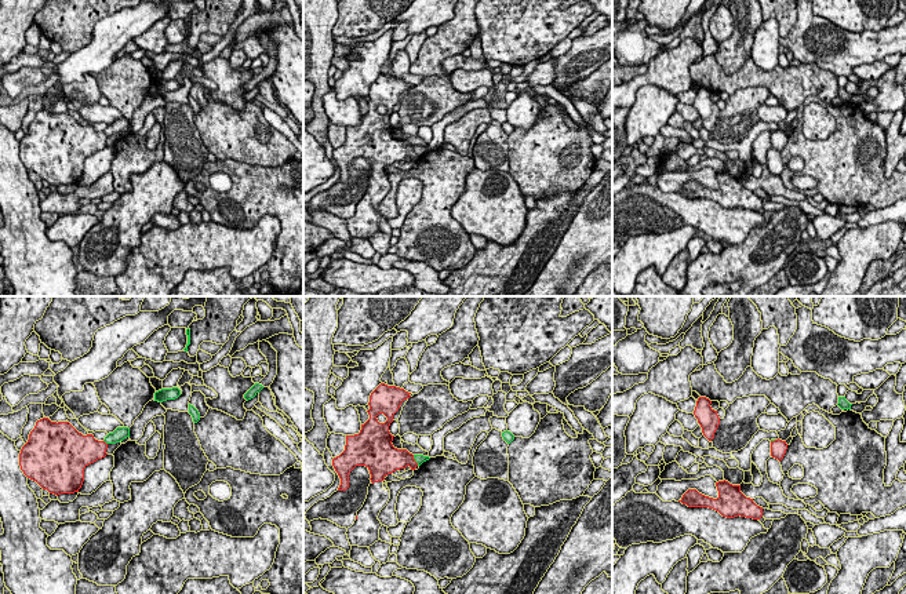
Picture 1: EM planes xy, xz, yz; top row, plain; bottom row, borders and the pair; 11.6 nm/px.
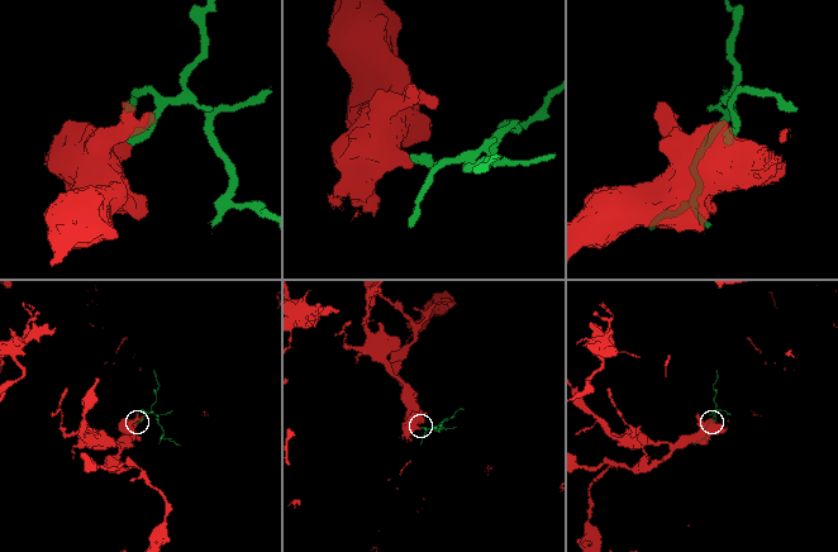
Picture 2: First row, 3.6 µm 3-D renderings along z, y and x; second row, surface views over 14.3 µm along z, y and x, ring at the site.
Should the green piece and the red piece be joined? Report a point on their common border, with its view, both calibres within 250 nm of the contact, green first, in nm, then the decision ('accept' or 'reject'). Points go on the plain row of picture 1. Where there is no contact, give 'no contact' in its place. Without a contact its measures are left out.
meets green in xy at (105, 132); 160 nm thick on the green side, 340 nm on the other; reject

